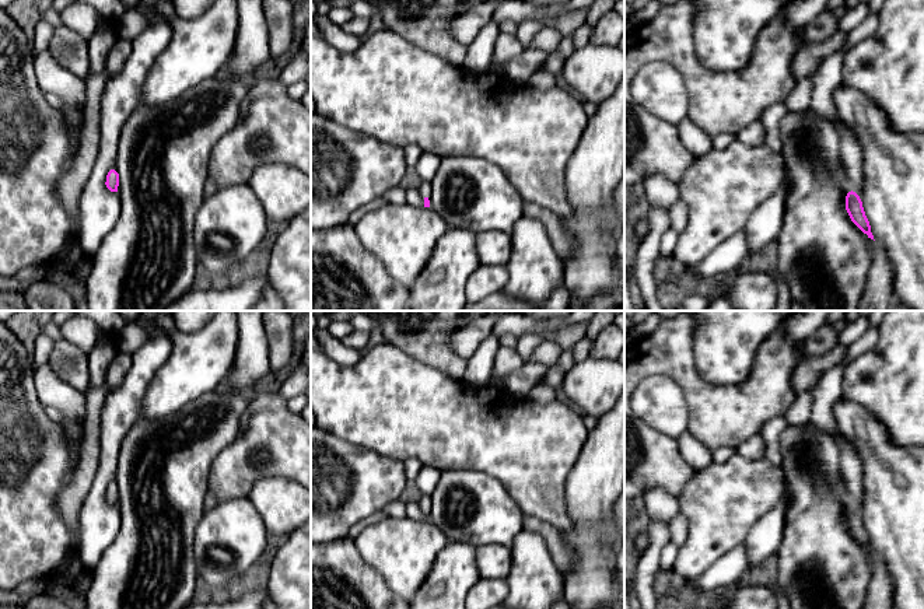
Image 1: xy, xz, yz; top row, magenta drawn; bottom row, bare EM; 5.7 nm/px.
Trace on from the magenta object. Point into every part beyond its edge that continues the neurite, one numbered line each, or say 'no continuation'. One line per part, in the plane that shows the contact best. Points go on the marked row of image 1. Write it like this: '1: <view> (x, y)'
1: xz (426, 189)

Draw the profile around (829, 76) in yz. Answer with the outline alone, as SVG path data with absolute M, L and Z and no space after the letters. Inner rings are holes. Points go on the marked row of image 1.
M841 50L834 52L819 63L809 78L812 85L809 108L832 122L837 120L834 91L843 84L843 60Z

